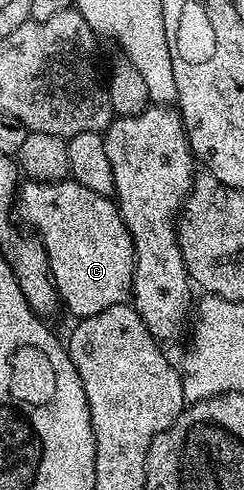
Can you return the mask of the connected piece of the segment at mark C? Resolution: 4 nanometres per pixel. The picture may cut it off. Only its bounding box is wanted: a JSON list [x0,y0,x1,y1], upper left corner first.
[17,179,135,319]

